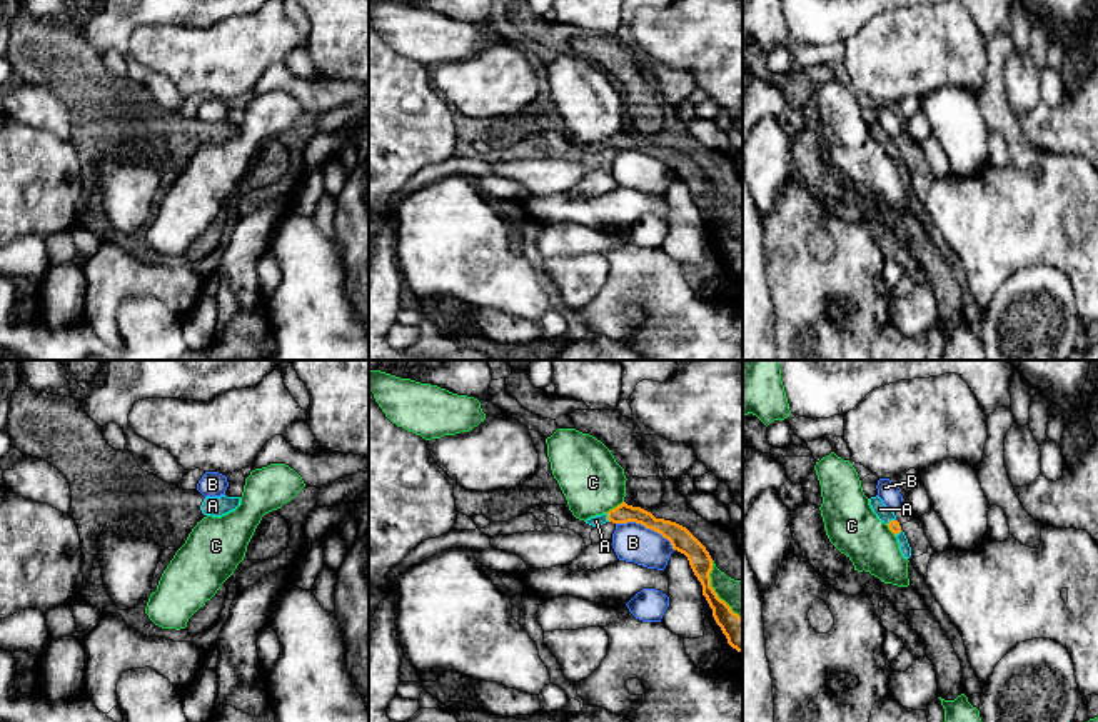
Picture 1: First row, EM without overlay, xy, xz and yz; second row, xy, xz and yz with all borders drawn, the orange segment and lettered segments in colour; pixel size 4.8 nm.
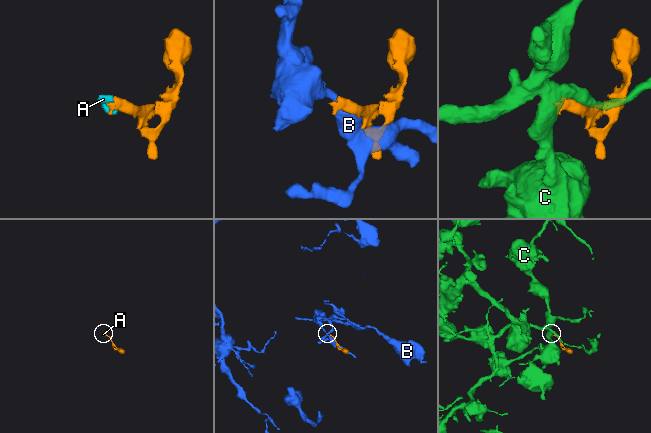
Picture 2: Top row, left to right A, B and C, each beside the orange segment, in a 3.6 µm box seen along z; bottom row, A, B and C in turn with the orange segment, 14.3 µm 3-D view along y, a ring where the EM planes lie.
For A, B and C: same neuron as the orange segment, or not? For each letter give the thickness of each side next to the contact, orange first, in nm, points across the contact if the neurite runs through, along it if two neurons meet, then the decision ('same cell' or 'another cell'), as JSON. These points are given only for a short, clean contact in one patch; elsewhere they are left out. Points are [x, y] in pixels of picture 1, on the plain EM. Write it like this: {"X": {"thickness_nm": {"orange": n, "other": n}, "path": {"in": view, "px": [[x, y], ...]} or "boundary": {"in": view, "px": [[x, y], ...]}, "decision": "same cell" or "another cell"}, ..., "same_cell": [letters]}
{"A": {"thickness_nm": {"orange": 90, "other": 50}, "path": {"in": "xz", "px": [[623, 140], [608, 144], [596, 147]]}, "decision": "same cell"}, "B": {"thickness_nm": {"orange": 110, "other": 190}, "decision": "another cell"}, "C": {"thickness_nm": {"orange": 90, "other": 300}, "decision": "another cell"}, "same_cell": ["A"]}

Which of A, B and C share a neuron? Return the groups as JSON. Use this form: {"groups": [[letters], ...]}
{"groups": [["A"], ["B"], ["C"]]}

